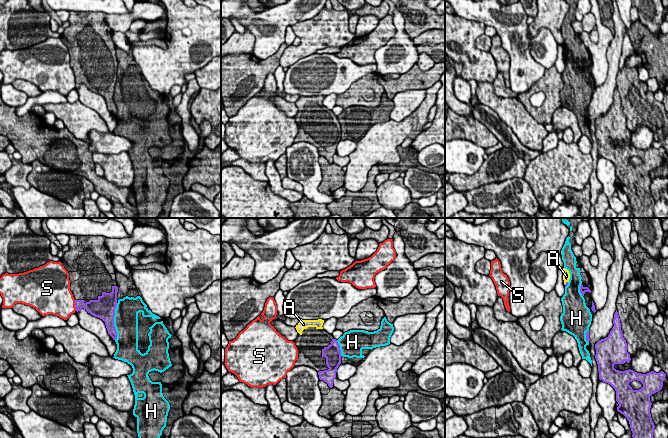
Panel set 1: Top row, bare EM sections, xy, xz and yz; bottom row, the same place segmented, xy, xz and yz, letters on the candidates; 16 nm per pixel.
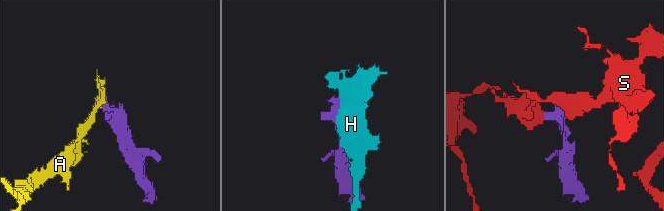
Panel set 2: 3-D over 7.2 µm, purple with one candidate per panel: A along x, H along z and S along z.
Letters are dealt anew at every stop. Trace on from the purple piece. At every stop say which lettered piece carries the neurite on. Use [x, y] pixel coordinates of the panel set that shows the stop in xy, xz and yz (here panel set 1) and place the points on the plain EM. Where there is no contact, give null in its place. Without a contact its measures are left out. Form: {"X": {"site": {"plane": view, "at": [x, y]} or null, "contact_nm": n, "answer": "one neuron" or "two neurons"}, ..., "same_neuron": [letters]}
{"A": {"site": {"plane": "yz", "at": [566, 59]}, "contact_nm": 80, "answer": "one neuron"}, "H": {"site": {"plane": "xy", "at": [113, 98]}, "contact_nm": 600, "answer": "two neurons"}, "S": {"site": {"plane": "xy", "at": [75, 81]}, "contact_nm": 180, "answer": "two neurons"}, "same_neuron": ["A"]}

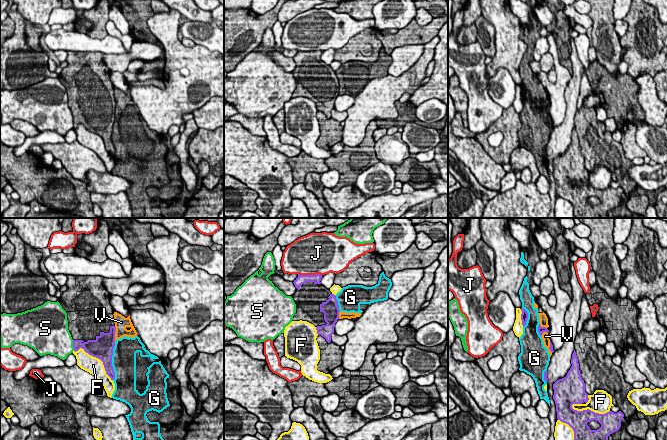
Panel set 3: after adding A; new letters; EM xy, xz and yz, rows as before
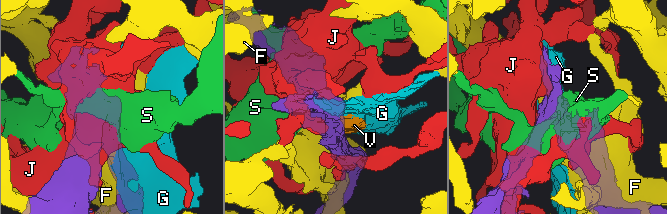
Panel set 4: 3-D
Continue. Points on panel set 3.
{"F": {"site": {"plane": "yz", "at": [590, 186]}, "contact_nm": 650, "answer": "two neurons"}, "G": {"site": {"plane": "xy", "at": [111, 138]}, "contact_nm": 600, "answer": "two neurons"}, "J": {"site": {"plane": "xz", "at": [310, 51]}, "contact_nm": 380, "answer": "two neurons"}, "S": {"site": {"plane": "xy", "at": [73, 121]}, "contact_nm": 180, "answer": "two neurons"}, "V": {"site": {"plane": "xy", "at": [114, 110]}, "contact_nm": 280, "answer": "two neurons"}, "same_neuron": []}

